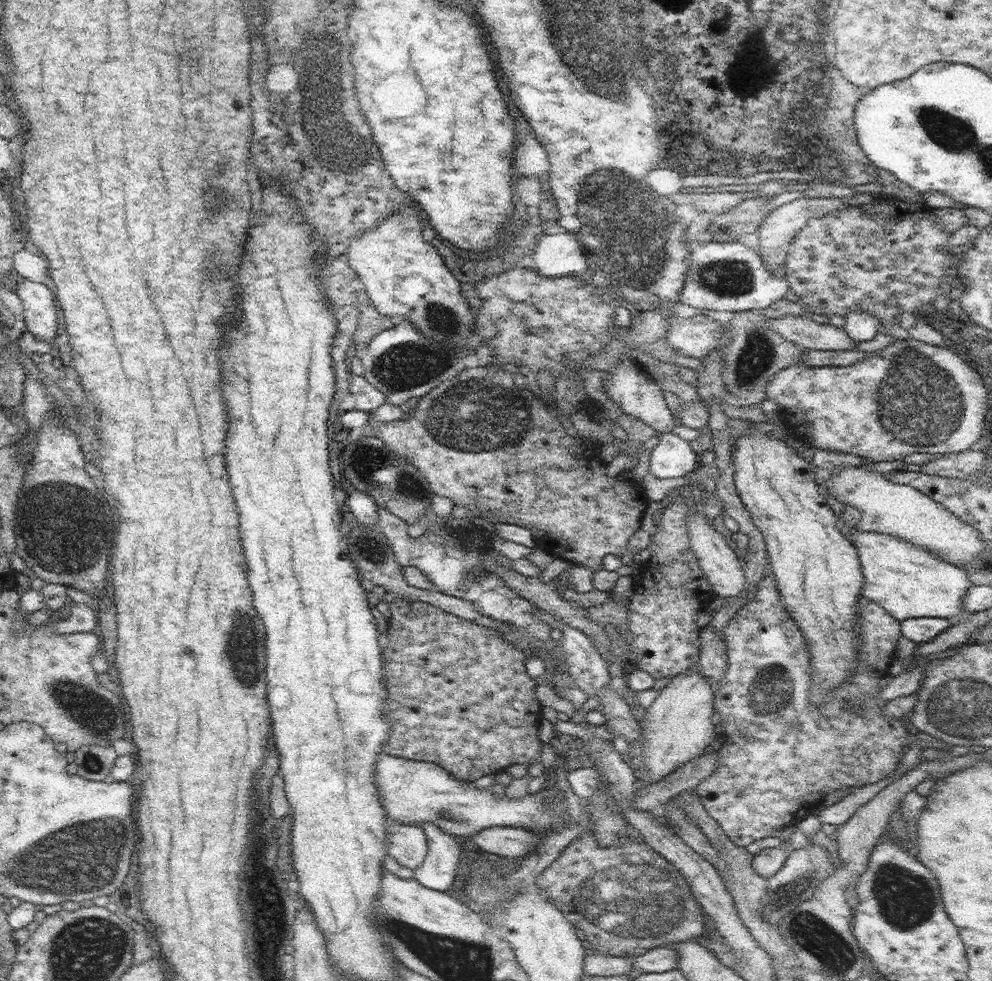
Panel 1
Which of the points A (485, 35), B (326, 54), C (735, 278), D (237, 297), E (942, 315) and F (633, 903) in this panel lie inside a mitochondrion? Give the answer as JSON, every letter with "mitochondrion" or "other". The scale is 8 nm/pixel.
{"A":"other","B":"mitochondrion","C":"mitochondrion","D":"other","E":"other","F":"mitochondrion"}

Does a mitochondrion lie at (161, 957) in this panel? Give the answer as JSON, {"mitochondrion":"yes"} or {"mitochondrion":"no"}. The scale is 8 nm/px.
{"mitochondrion":"no"}

